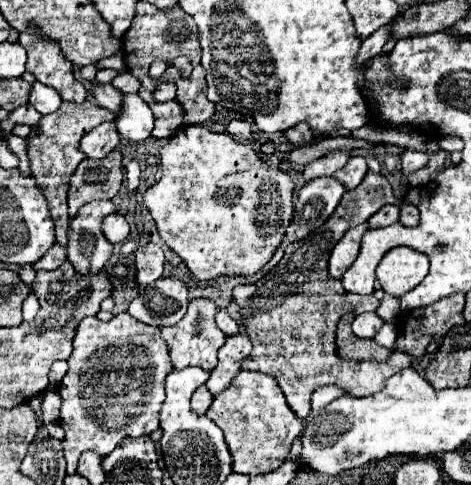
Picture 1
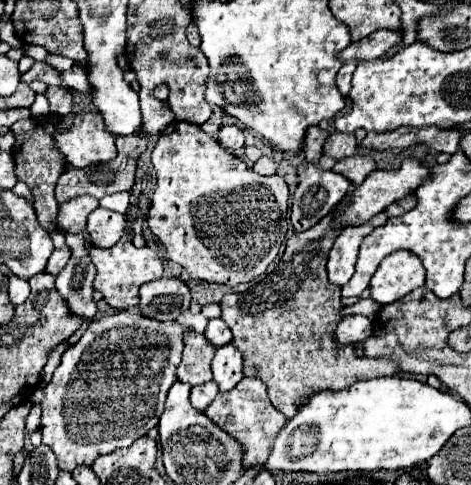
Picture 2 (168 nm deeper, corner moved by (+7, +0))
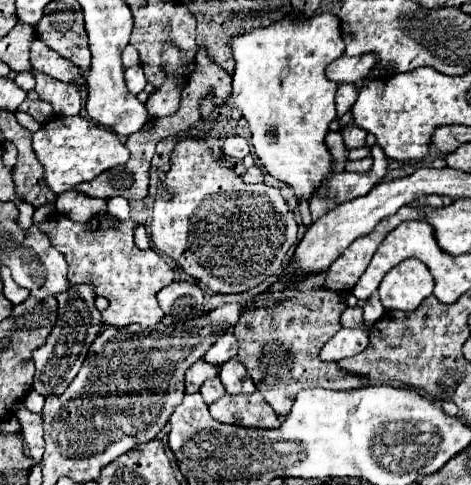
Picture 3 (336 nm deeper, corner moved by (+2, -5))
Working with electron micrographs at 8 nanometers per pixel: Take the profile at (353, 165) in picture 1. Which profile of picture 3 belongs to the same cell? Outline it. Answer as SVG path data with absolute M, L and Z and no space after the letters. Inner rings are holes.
M366 156L366 158L362 158L362 160L354 160L354 162L346 162L346 170L348 170L348 172L366 174L366 172L370 172L372 162L374 162L372 156Z

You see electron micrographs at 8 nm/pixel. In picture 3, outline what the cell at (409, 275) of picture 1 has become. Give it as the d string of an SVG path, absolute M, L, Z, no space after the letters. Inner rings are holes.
M404 260L380 282L378 294L386 310L414 310L434 290L434 280L420 260Z

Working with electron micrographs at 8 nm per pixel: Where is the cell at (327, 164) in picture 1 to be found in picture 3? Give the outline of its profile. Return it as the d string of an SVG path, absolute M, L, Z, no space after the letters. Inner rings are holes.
M348 124L348 126L344 126L340 132L342 132L342 136L344 136L344 146L346 146L348 150L366 146L366 132L360 130L358 126Z

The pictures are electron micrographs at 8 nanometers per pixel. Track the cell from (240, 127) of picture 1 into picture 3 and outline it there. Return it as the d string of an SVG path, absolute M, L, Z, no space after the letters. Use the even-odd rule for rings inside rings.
M228 136L224 140L224 154L230 156L230 158L238 158L242 160L244 156L250 154L250 144L246 138L242 136Z

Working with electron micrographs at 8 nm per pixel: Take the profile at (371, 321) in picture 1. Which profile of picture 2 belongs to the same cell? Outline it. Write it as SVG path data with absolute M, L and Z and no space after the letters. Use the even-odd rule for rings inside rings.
M349 315L339 321L335 327L333 339L339 345L355 345L365 341L373 333L373 325L365 315Z

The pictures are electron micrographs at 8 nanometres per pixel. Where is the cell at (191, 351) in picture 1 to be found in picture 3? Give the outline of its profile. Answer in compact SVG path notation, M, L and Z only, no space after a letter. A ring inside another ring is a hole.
M200 358L198 362L194 362L188 370L186 370L186 392L198 392L202 382L216 378L218 376L218 368L214 368L214 364L206 364L204 358Z

